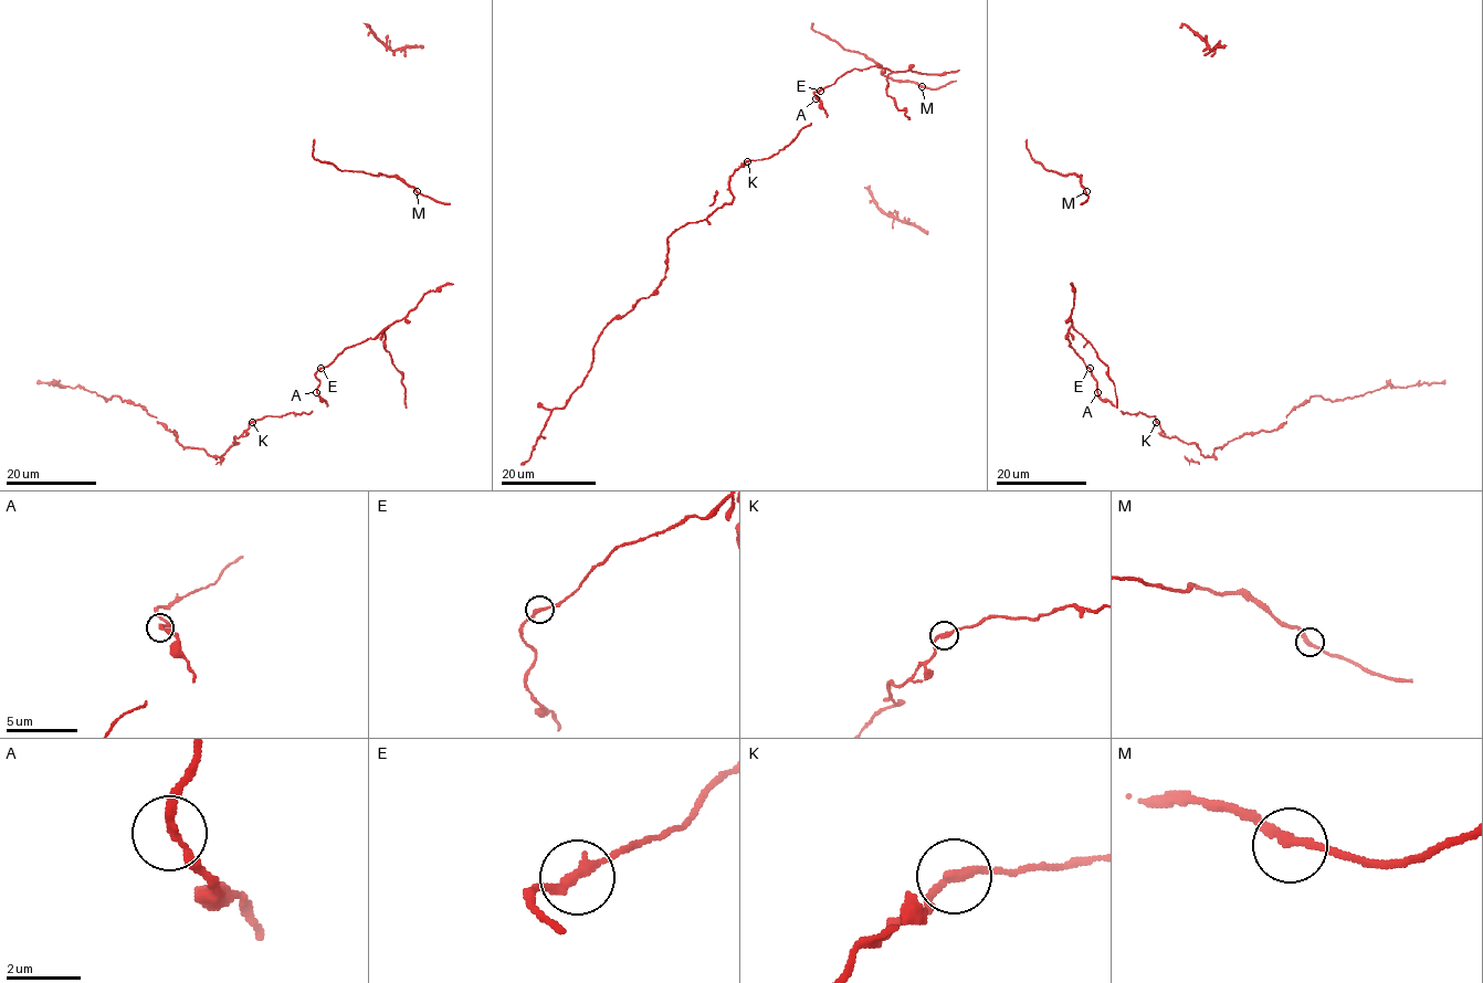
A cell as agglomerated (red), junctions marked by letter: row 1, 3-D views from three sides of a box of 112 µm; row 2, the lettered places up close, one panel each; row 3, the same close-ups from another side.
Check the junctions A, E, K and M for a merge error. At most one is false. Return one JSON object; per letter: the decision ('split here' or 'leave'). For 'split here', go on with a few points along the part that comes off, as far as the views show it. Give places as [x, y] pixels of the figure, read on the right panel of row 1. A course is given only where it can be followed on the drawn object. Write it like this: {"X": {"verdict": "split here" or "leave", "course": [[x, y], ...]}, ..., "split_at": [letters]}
{"A": {"verdict": "leave"}, "E": {"verdict": "leave"}, "K": {"verdict": "leave"}, "M": {"verdict": "leave"}, "split_at": []}

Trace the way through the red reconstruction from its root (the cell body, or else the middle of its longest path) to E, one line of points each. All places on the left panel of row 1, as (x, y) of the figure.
E: (317, 392), (319, 381), (315, 373), (321, 368)

